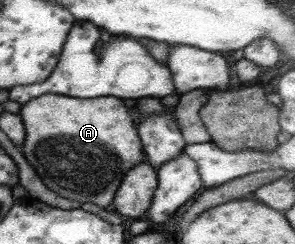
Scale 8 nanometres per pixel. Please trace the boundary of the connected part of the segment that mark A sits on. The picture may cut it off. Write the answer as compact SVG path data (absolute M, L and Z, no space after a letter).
M56 94L38 96L25 102L18 114L23 123L25 137L20 146L23 158L28 160L32 170L44 182L44 186L54 194L79 203L92 202L100 208L112 204L115 192L126 172L145 160L139 136L130 122L128 110L118 98L62 98Z

